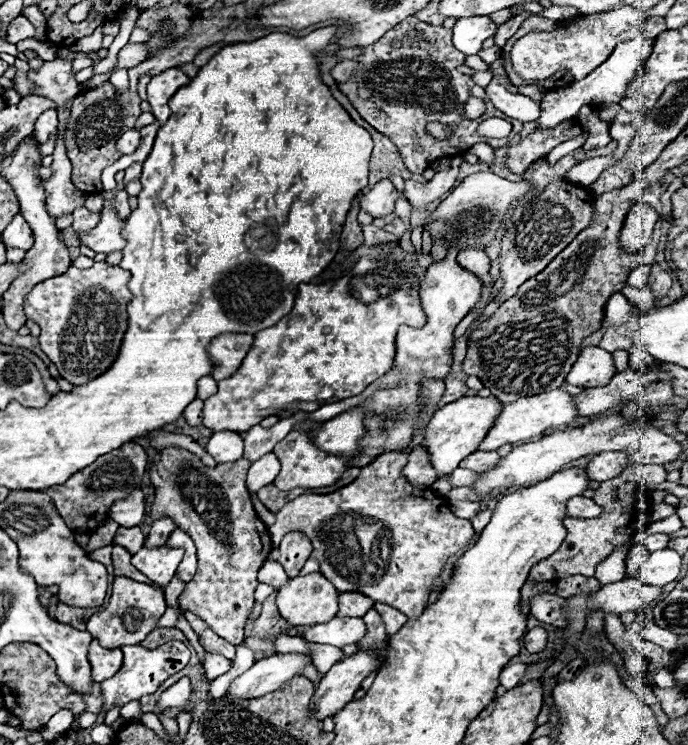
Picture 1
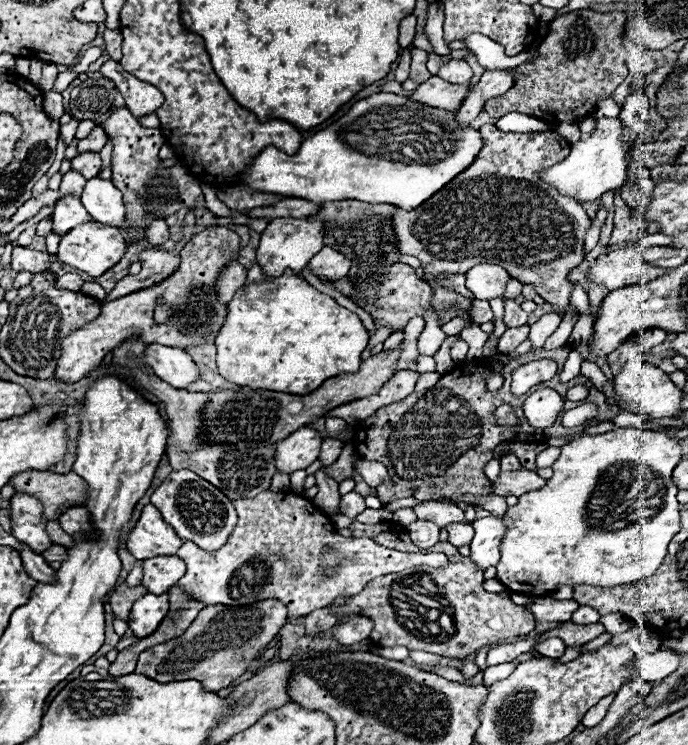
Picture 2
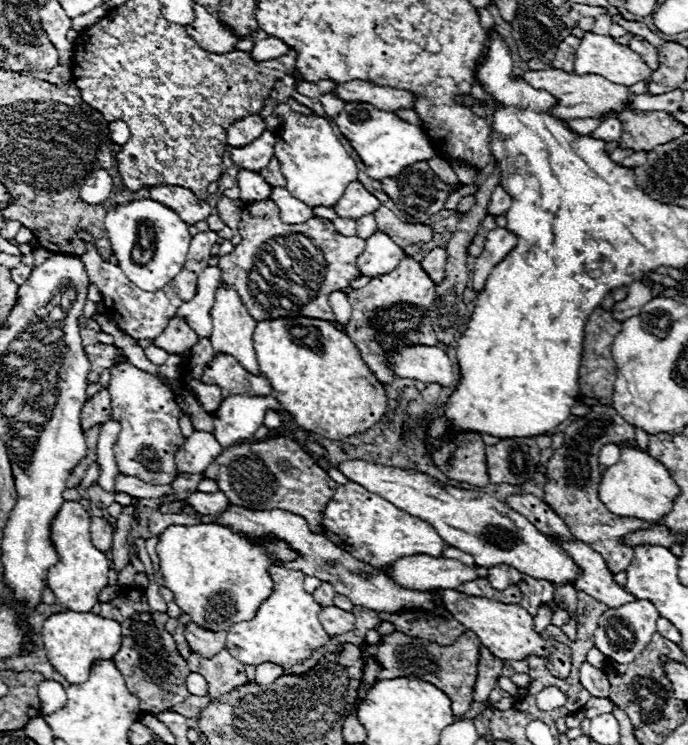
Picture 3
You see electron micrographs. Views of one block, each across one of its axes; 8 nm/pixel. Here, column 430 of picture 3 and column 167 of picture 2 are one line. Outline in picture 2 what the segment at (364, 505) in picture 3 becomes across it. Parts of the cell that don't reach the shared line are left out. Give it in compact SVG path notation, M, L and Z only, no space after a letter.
M146 504L136 526L126 536L126 548L136 560L148 560L154 556L172 556L178 552L182 540L164 524L160 512Z

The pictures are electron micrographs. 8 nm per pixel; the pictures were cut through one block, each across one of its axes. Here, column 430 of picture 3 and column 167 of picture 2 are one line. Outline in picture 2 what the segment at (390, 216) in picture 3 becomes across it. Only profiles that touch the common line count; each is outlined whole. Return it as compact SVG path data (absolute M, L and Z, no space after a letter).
M164 219L154 220L146 231L146 239L153 246L161 246L168 240L169 230Z

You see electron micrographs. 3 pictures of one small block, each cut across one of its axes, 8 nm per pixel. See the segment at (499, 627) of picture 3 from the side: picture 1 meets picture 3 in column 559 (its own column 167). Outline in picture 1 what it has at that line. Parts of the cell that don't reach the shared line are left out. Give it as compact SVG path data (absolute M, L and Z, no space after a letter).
M172 642L162 644L160 648L154 648L154 650L148 650L148 648L140 646L140 644L124 646L122 648L122 652L124 652L124 664L122 664L122 668L112 678L100 682L100 686L102 686L102 700L104 700L102 710L104 712L110 710L112 704L124 706L130 700L140 700L142 696L156 692L156 688L168 676L172 676L174 672L178 672L178 670L174 670L174 658L170 654L170 646L172 646Z

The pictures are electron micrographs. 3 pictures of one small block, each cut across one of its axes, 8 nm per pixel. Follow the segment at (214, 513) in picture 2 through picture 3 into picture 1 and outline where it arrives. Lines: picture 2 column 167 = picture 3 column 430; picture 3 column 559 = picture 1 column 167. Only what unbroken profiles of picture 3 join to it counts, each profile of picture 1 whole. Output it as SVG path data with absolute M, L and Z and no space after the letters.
M168 546L140 548L132 556L132 564L142 574L146 574L154 584L164 588L176 574L176 568L178 568L182 556L184 556L182 548L168 548Z

